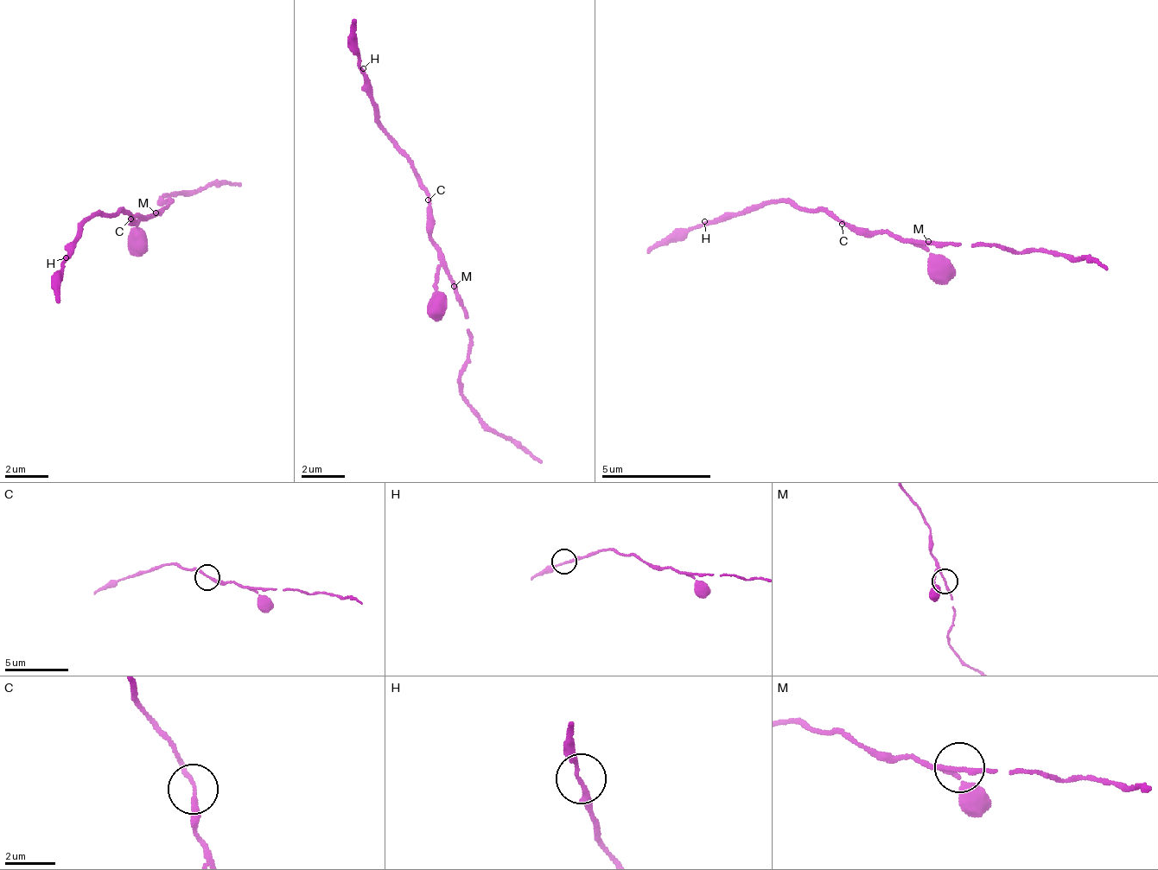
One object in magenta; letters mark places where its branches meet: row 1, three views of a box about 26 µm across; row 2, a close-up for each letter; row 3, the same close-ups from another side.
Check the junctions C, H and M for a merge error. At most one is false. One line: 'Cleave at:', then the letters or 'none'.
Cleave at: none

